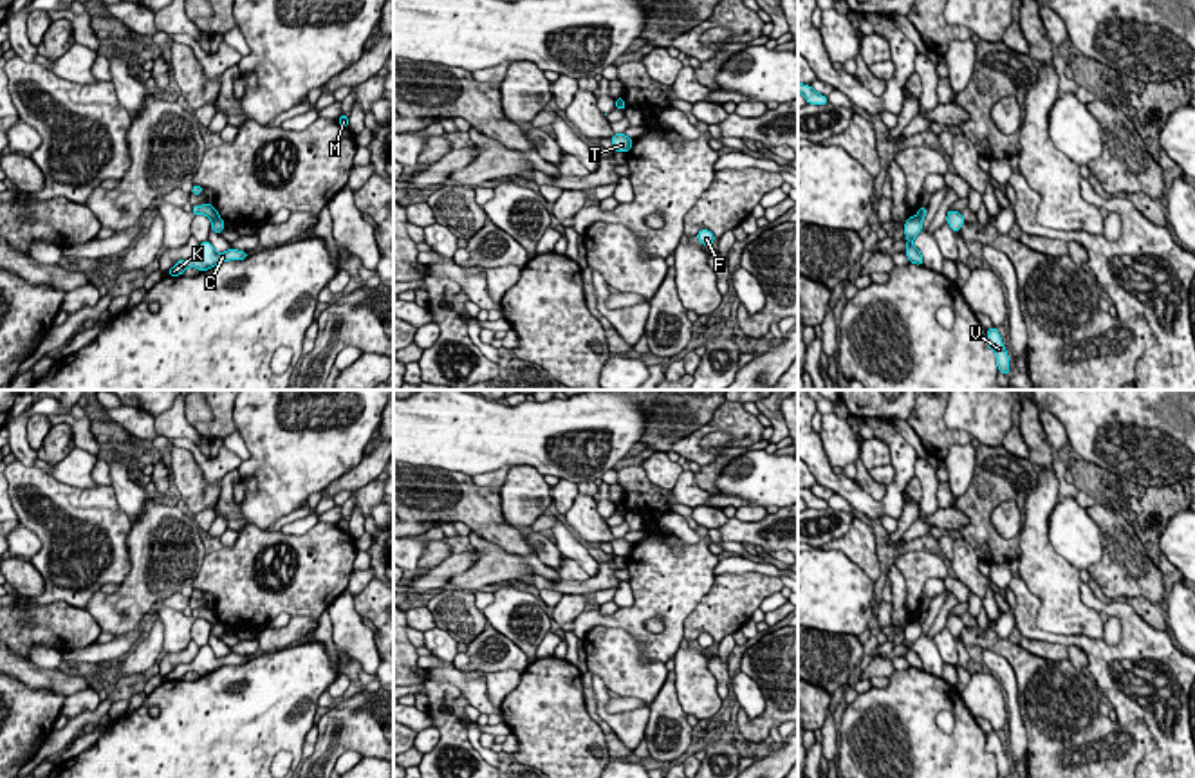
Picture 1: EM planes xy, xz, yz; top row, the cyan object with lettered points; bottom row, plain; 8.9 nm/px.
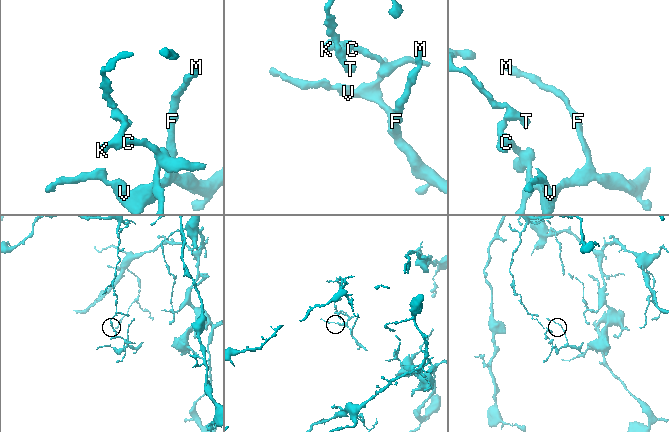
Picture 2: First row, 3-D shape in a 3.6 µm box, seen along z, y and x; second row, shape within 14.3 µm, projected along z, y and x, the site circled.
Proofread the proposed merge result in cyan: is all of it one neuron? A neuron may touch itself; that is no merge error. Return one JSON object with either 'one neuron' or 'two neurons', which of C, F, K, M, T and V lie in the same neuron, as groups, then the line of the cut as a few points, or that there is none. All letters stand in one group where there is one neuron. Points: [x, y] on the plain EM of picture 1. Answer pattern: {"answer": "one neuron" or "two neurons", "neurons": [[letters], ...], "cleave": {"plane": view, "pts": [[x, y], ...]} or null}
{"answer": "two neurons", "neurons": [["C", "F", "K", "M", "V"], ["T"]], "cleave": {"plane": "xy", "pts": [[219, 621], [212, 625]]}}

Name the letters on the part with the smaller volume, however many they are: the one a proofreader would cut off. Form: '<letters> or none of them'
C, F, K, M, V

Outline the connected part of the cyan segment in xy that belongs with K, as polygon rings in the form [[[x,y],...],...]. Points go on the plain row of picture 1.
[[[209,644],[200,646],[197,657],[188,664],[179,664],[170,675],[170,681],[181,681],[188,671],[197,671],[200,677],[211,673],[213,670],[227,664],[245,664],[249,657],[227,653],[226,657],[217,657]]]

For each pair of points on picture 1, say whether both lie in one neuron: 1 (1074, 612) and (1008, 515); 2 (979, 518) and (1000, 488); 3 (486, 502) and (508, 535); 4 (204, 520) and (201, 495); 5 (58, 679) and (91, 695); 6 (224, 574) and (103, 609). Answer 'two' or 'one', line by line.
1: two
2: one
3: one
4: two
5: two
6: two

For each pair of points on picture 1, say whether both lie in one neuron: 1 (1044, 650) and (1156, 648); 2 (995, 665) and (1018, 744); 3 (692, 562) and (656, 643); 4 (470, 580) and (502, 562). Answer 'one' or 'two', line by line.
1: two
2: one
3: one
4: one

